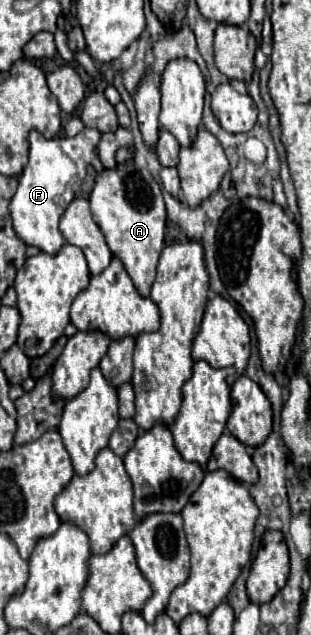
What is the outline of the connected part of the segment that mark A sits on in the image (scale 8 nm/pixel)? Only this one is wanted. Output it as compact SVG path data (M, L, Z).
M126 160L118 164L116 170L102 170L96 176L96 184L90 194L90 210L106 236L112 256L124 264L138 294L148 298L156 278L156 264L164 248L166 228L166 208L158 182L148 170L138 168L134 160Z

